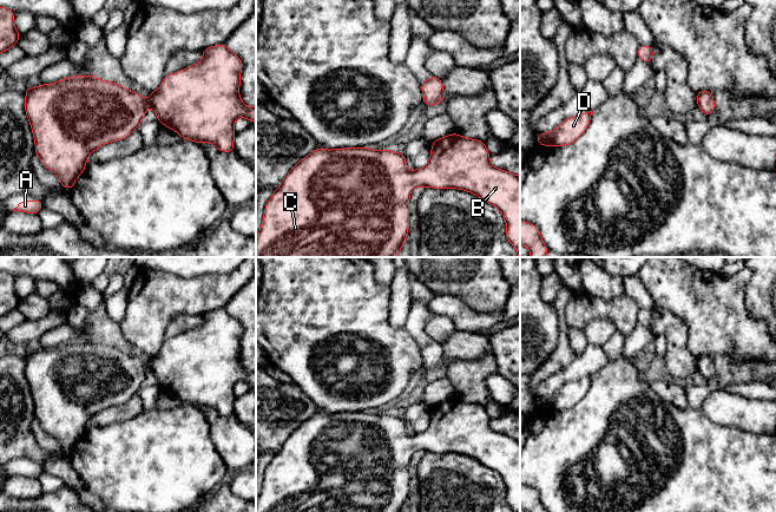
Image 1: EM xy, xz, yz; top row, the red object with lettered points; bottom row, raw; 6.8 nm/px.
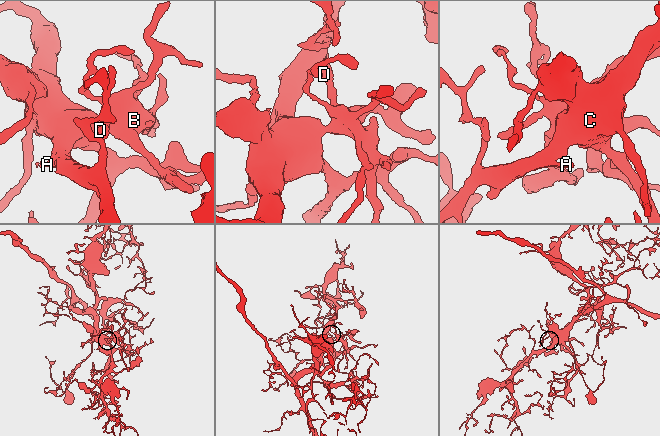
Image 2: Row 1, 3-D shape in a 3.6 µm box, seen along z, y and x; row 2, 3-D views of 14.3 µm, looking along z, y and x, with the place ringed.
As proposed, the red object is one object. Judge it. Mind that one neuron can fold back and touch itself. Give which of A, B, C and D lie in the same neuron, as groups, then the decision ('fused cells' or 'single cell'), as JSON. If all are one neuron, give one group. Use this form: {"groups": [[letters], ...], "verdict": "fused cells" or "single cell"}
{"groups": [["A", "B", "C", "D"]], "verdict": "single cell"}

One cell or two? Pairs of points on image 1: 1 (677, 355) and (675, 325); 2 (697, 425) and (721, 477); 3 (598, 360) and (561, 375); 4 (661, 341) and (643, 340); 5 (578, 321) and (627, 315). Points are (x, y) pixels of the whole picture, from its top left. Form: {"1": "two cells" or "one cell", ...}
{"1": "one cell", "2": "one cell", "3": "one cell", "4": "two cells", "5": "one cell"}

